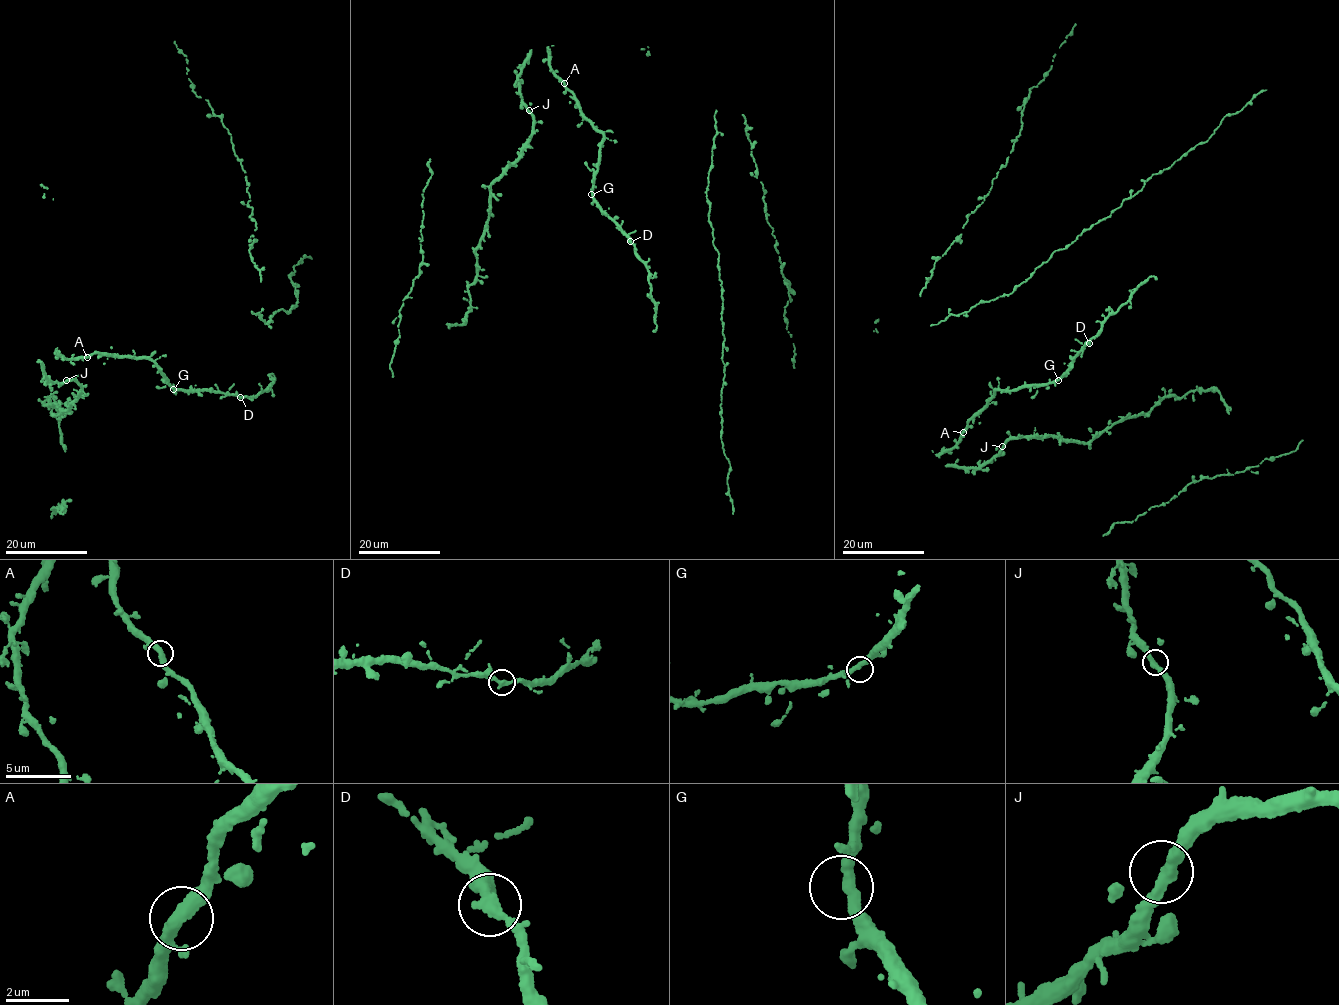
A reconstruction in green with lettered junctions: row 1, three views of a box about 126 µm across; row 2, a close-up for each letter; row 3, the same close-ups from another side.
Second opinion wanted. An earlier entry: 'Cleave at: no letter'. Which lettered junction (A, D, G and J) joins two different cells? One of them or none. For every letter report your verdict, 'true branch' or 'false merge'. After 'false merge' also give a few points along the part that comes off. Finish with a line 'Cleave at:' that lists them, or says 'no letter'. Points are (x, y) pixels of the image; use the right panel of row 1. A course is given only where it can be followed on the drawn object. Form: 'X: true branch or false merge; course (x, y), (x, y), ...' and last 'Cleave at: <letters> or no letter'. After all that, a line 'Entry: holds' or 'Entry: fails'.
A: true branch
D: true branch
G: true branch
J: true branch
Cleave at: no letter
Entry: holds

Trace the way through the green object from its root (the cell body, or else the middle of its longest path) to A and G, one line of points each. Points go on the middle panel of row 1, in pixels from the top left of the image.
A: (635, 246), (617, 222), (601, 209), (592, 194), (603, 135), (584, 116), (578, 100), (564, 83)
G: (635, 246), (591, 194)

